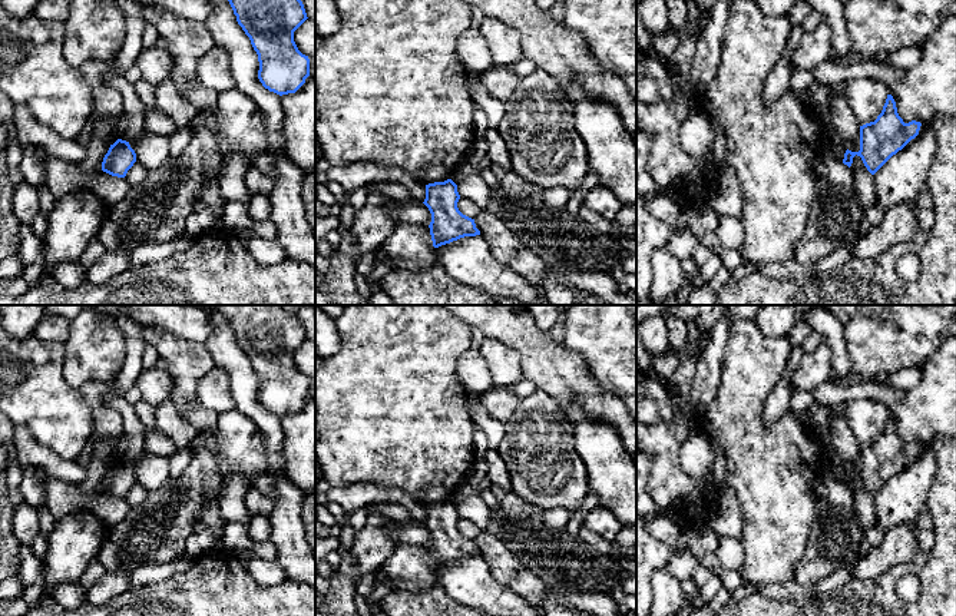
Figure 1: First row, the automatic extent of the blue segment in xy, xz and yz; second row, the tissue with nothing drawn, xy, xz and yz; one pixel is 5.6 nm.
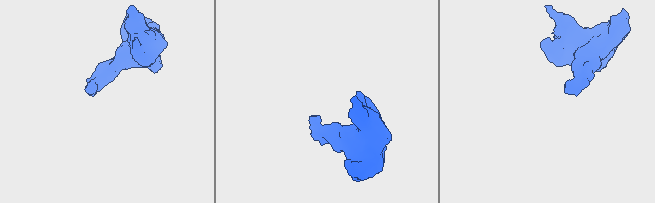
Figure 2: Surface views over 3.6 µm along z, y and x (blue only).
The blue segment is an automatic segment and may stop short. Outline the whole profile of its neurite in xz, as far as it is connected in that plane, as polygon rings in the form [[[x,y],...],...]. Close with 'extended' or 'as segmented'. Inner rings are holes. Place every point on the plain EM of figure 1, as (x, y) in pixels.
[[[451,500],[426,506],[423,524],[431,534],[431,543],[397,543],[391,556],[376,570],[377,580],[390,580],[396,590],[426,592],[437,586],[439,567],[480,556],[474,540],[459,531],[459,520],[457,506]]] | extended

